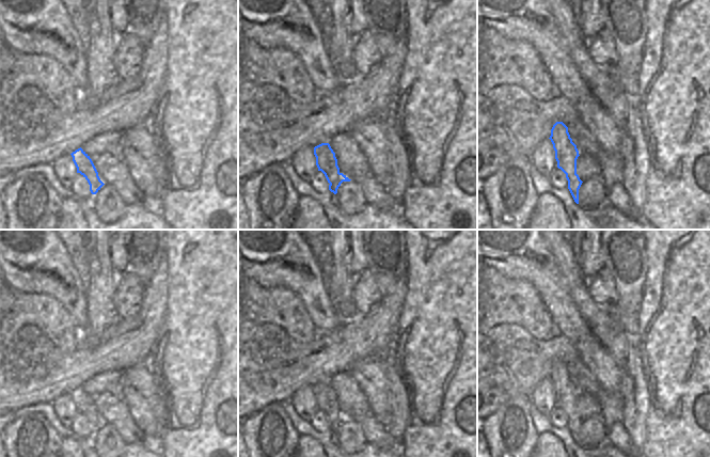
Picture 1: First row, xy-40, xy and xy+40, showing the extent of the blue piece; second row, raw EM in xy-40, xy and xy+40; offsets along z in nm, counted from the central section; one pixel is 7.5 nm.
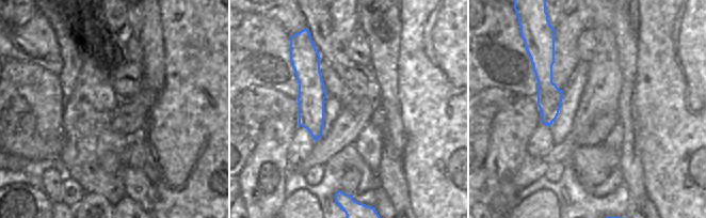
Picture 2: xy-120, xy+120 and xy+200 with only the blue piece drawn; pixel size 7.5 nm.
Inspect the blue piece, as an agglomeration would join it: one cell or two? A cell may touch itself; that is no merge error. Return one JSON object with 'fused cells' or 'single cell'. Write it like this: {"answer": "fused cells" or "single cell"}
{"answer": "single cell"}

